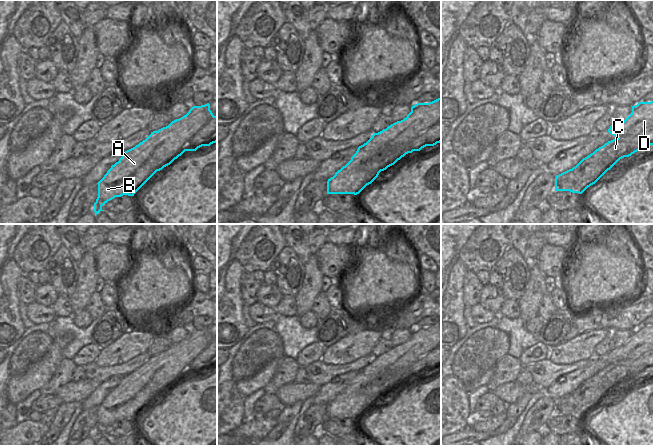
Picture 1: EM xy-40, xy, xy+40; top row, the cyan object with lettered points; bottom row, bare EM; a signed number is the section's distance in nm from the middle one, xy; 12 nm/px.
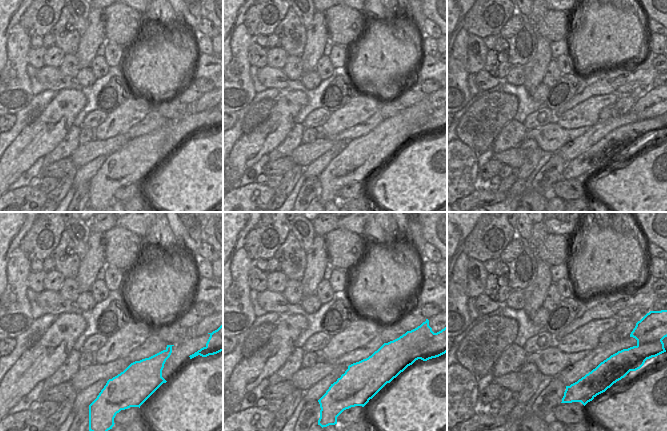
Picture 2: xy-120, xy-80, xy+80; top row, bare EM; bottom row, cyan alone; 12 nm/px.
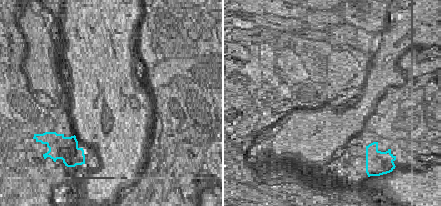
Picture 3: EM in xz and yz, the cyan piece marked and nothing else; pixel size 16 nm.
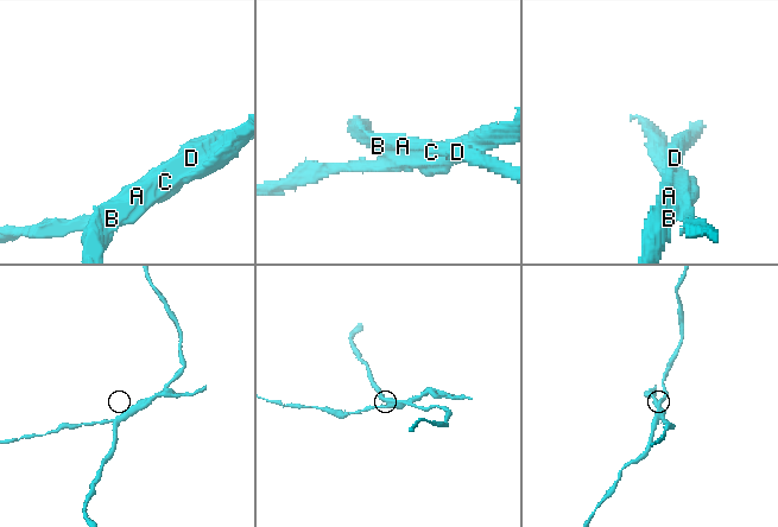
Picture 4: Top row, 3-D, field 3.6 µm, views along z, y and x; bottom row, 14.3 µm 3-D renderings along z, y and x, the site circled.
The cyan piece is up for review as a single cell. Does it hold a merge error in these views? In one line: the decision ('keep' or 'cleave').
cleave

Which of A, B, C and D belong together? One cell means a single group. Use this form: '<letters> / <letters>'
A B D / C

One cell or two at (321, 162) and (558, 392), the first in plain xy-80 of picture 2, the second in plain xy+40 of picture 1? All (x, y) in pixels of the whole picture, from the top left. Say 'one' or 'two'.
one

